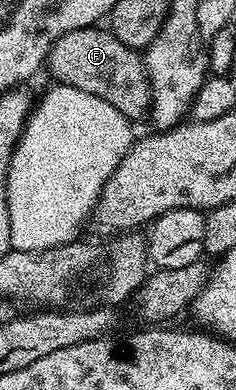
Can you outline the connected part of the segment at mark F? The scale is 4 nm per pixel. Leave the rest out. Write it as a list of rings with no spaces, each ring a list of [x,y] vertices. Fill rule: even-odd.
[[[93,26],[82,30],[70,30],[70,34],[62,34],[58,42],[48,51],[46,59],[47,71],[52,71],[52,80],[68,86],[74,86],[86,94],[94,94],[94,98],[102,98],[102,102],[110,102],[128,121],[137,122],[149,115],[152,106],[152,91],[148,75],[144,69],[144,57],[137,49],[122,46],[118,38],[107,27]]]

